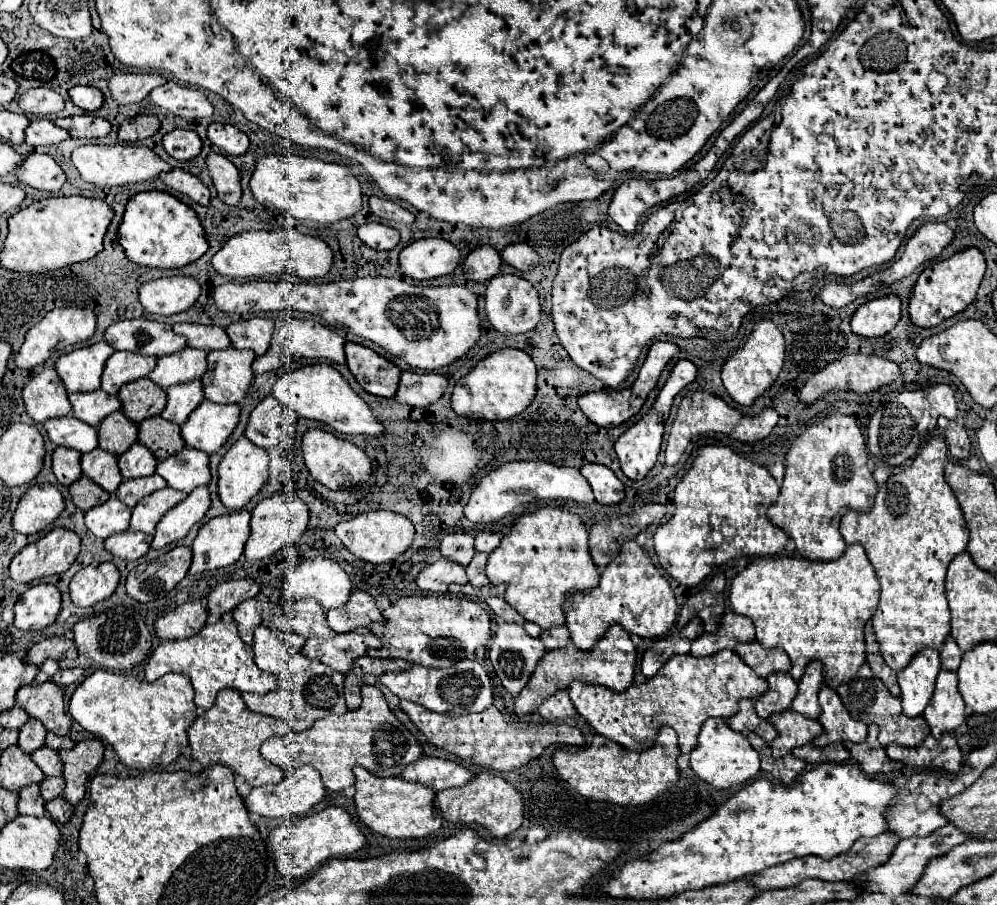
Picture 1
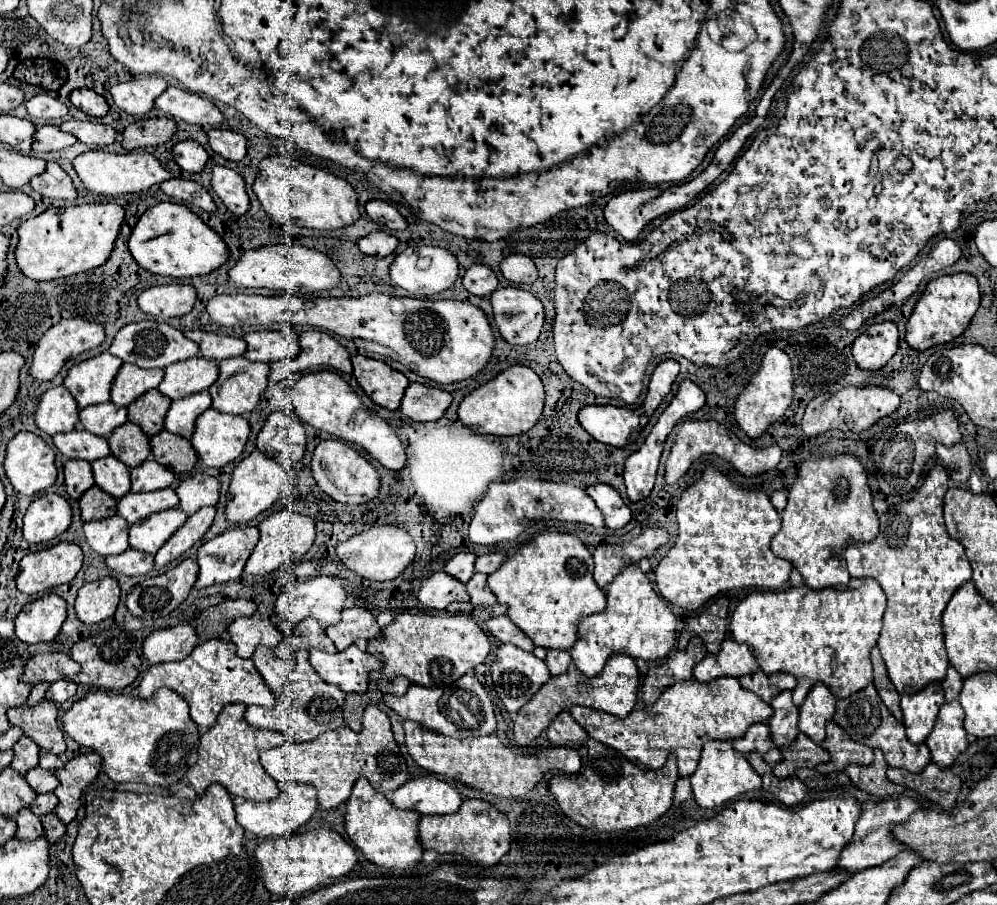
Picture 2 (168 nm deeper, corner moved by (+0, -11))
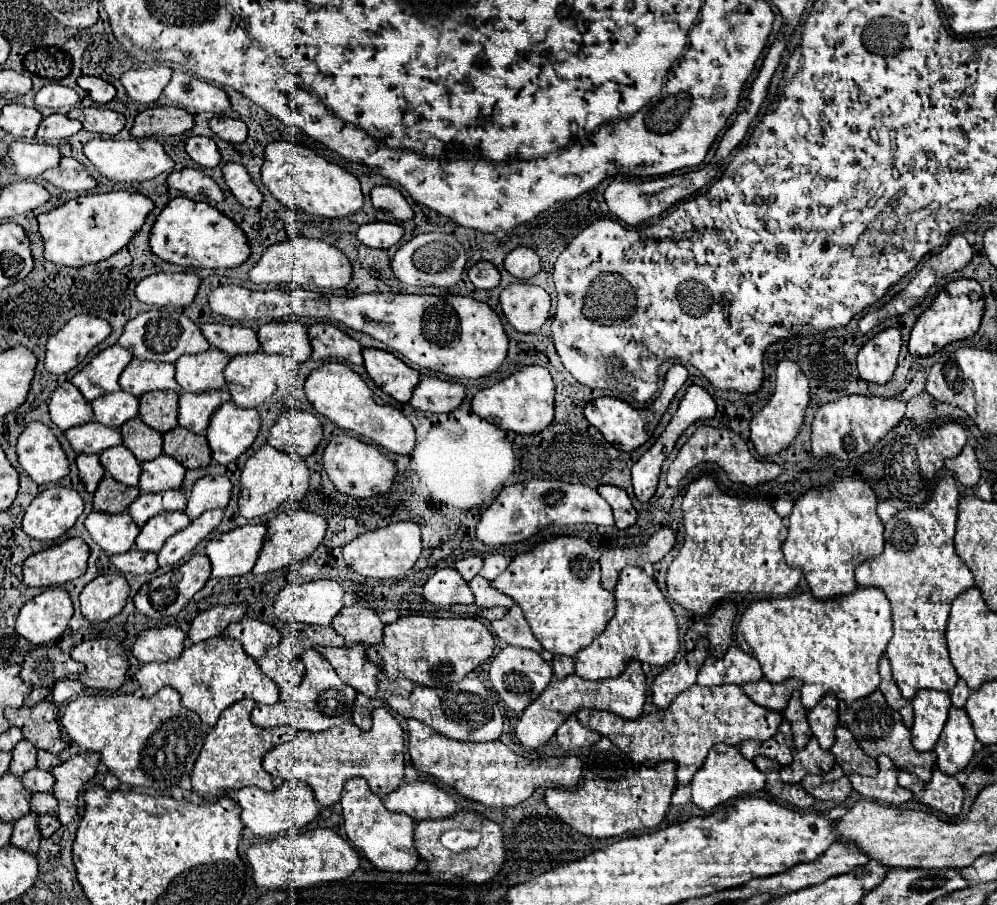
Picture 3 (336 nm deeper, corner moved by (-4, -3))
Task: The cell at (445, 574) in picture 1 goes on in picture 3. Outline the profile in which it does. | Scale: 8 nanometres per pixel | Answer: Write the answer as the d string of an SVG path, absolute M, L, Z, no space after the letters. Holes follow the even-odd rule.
M440 569L436 571L424 585L424 599L438 607L448 607L454 603L472 605L472 591L468 583L460 577L456 569Z

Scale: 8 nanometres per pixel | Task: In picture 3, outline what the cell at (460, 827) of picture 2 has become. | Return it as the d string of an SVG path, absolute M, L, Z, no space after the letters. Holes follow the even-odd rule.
M448 817L442 821L420 821L414 829L414 847L420 855L422 861L426 861L426 871L430 875L436 875L440 881L444 883L454 883L456 879L464 881L464 883L488 883L502 867L504 863L504 849L502 849L502 829L498 823L484 819L482 821L482 841L478 845L478 849L472 851L464 851L464 853L454 853L446 847L442 847L440 843L440 835L448 829L460 827L458 817Z

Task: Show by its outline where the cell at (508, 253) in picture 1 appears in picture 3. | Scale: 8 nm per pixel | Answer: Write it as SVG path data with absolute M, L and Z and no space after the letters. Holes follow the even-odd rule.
M516 247L506 255L504 269L518 279L530 279L540 271L540 257L530 247Z

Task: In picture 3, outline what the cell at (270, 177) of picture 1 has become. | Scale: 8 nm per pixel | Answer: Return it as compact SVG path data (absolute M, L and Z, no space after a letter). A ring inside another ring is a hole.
M274 141L264 149L262 183L270 193L288 207L300 207L306 213L320 217L348 217L362 209L364 197L360 181L336 163L326 161L308 147L290 141Z

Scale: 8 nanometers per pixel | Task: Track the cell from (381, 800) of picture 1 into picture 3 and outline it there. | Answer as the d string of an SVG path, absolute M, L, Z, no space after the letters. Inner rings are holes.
M354 777L348 779L348 783L344 783L340 805L348 841L356 849L360 849L376 869L404 873L412 871L418 865L420 859L414 849L414 819L408 819L406 815L390 815L382 799L376 793L372 793L370 787L366 787L364 779Z

